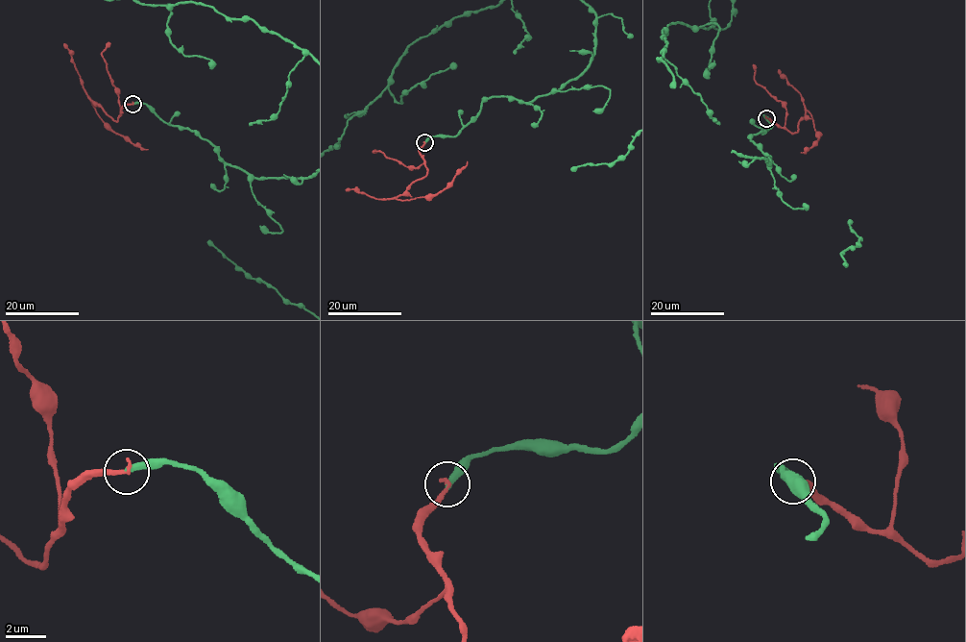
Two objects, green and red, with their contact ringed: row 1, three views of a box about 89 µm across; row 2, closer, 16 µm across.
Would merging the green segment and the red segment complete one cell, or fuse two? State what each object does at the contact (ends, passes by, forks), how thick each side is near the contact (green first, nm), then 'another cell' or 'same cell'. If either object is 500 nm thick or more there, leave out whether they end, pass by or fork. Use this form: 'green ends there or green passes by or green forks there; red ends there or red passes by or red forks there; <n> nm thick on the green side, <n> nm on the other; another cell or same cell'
green ends there; red ends there; 320 nm thick on the green side, 220 nm on the other; same cell

